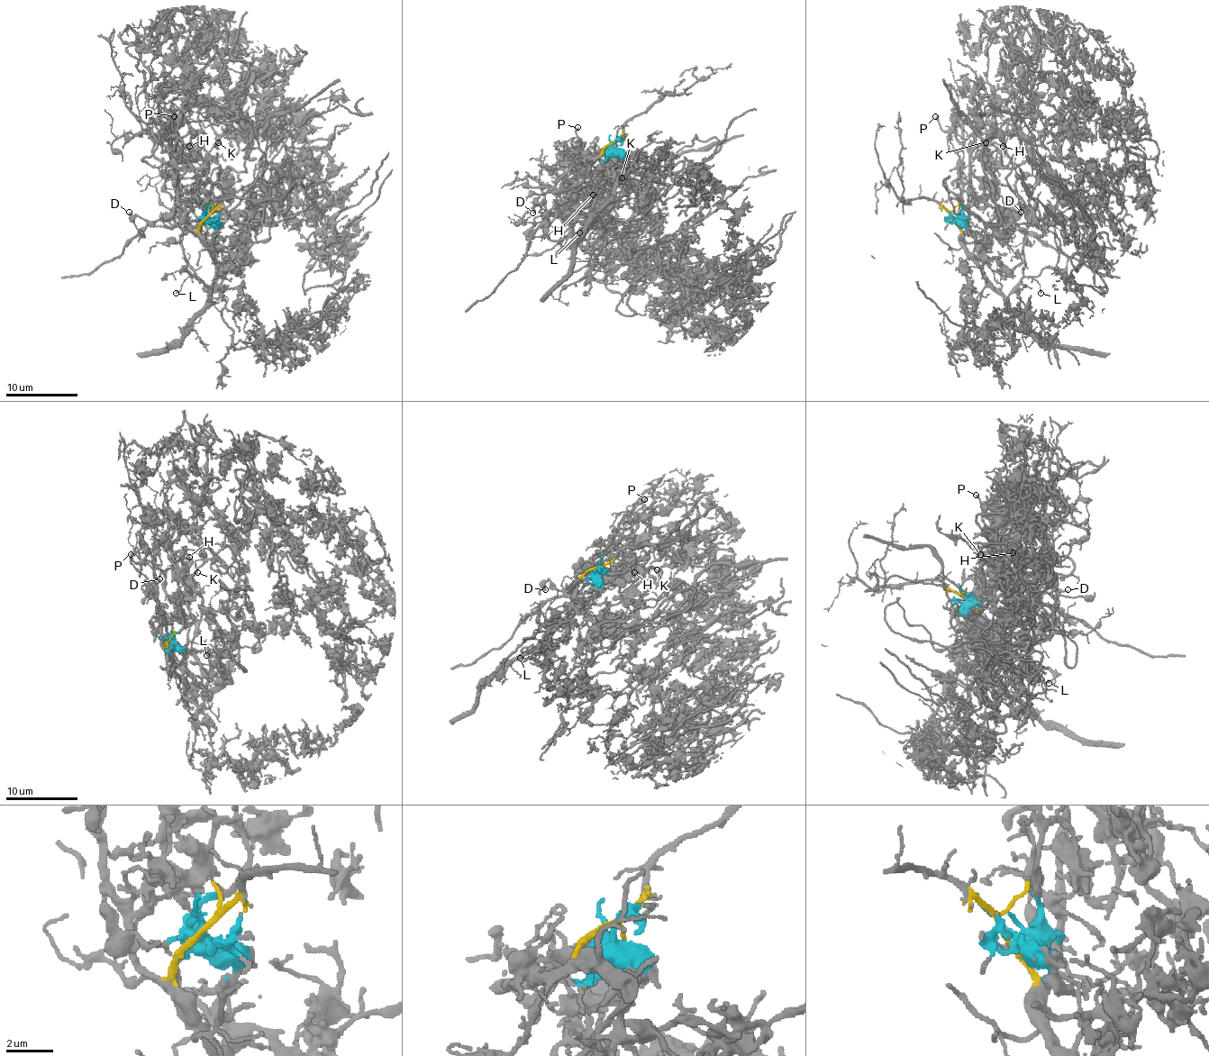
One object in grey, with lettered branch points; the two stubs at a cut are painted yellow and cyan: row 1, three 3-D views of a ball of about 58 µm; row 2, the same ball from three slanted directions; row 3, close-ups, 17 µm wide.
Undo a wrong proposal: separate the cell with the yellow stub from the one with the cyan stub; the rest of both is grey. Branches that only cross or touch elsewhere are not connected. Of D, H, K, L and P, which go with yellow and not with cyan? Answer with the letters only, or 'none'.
D, L

